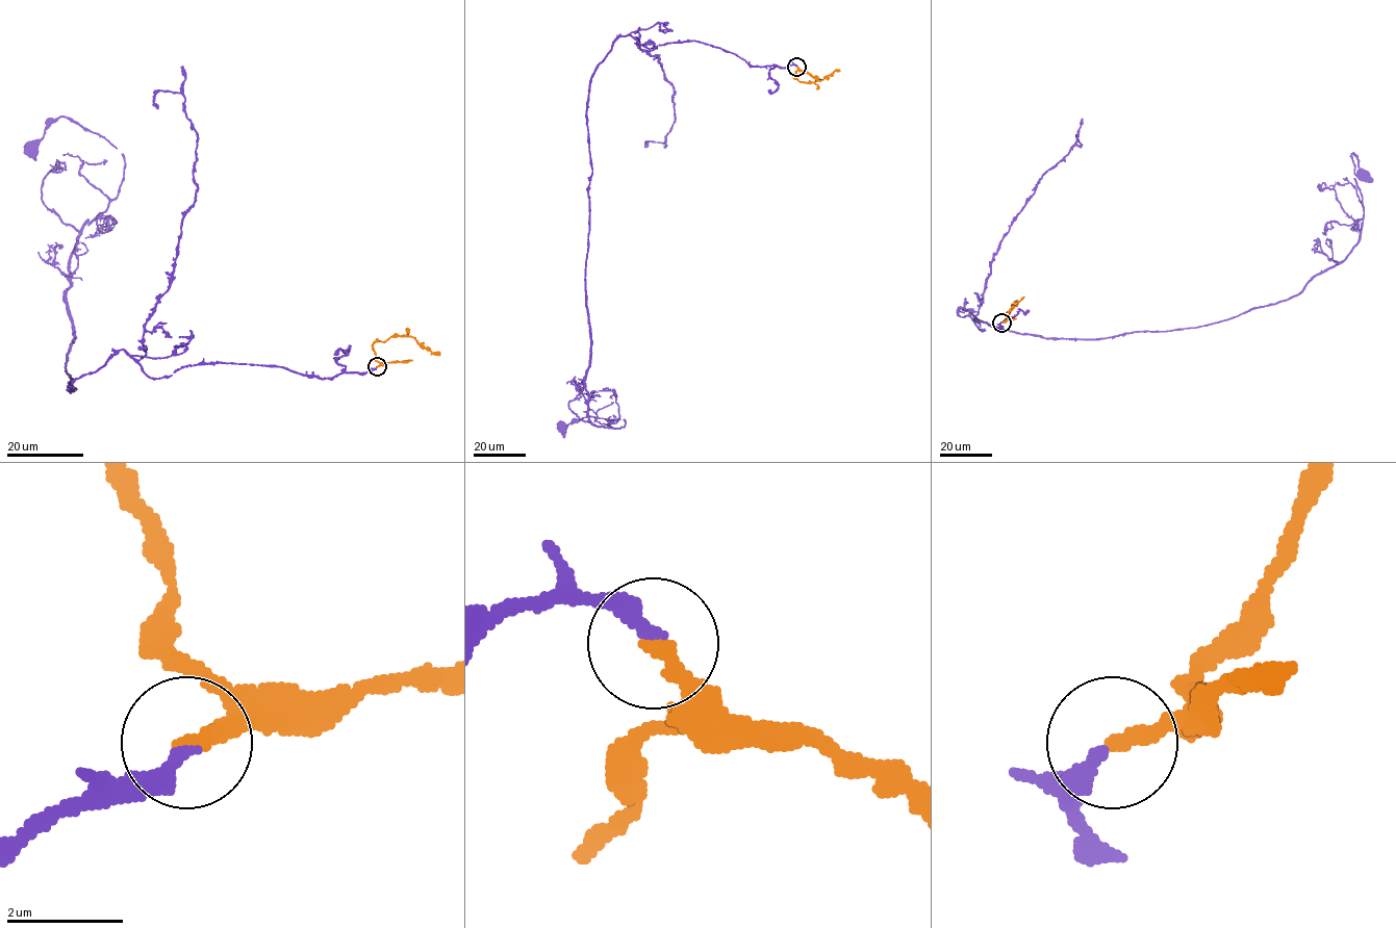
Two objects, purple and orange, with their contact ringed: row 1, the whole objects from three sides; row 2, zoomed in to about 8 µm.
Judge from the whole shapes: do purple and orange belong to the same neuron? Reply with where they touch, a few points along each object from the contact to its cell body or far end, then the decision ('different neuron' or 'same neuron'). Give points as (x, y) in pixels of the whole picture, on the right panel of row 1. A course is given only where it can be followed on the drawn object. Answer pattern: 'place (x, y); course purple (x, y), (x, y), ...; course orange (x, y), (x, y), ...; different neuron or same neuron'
place (1001, 323); course purple (1001, 323), (981, 330), (970, 311), (1099, 338), (1289, 299), (1358, 240), (1352, 153), (1362, 174); course orange (1001, 323), (1017, 302), (1005, 314); same neuron

